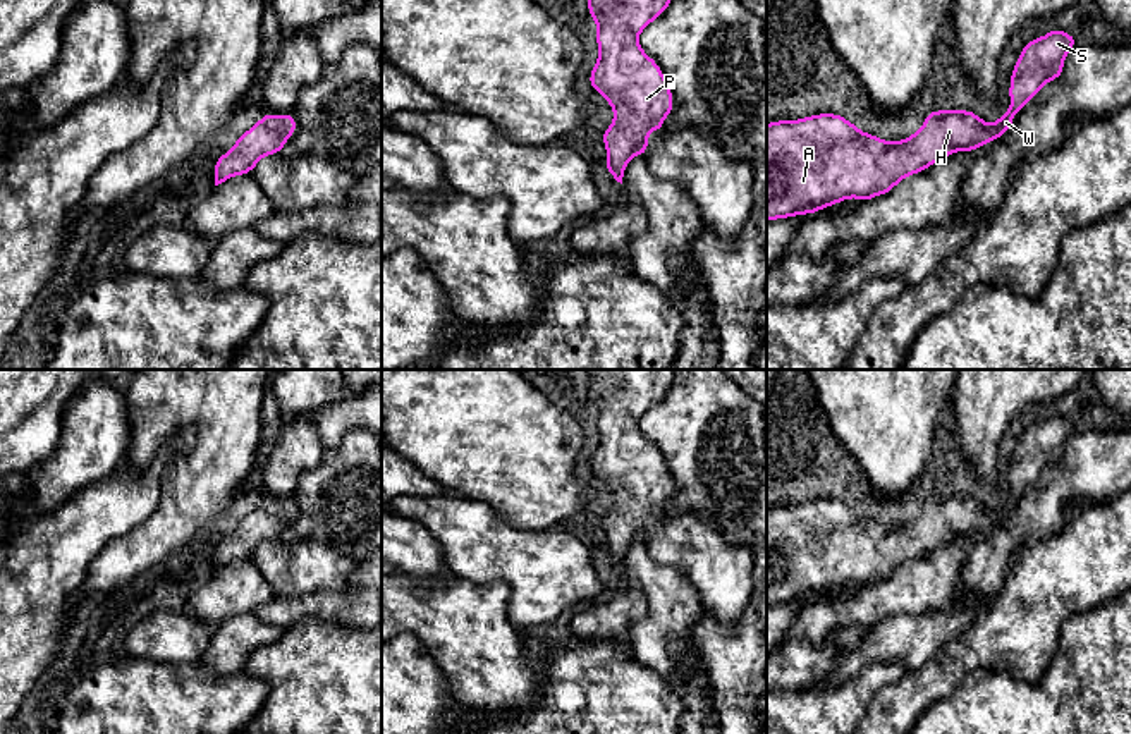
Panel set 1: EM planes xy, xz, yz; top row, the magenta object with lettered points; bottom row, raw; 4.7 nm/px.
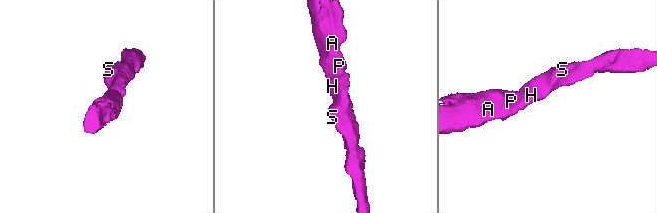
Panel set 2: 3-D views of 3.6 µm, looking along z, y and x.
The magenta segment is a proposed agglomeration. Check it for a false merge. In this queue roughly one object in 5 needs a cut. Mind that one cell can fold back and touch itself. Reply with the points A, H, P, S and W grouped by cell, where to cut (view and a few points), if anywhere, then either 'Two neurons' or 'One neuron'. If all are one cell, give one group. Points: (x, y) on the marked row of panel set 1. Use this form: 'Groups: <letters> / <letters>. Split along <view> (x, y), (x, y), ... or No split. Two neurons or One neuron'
Groups: A H P S W. No split. One neuron

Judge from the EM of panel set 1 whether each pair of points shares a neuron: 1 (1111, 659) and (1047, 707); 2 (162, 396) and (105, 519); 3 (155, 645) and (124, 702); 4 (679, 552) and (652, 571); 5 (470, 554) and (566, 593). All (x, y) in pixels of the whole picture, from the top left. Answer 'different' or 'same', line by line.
1: same
2: different
3: different
4: different
5: same

